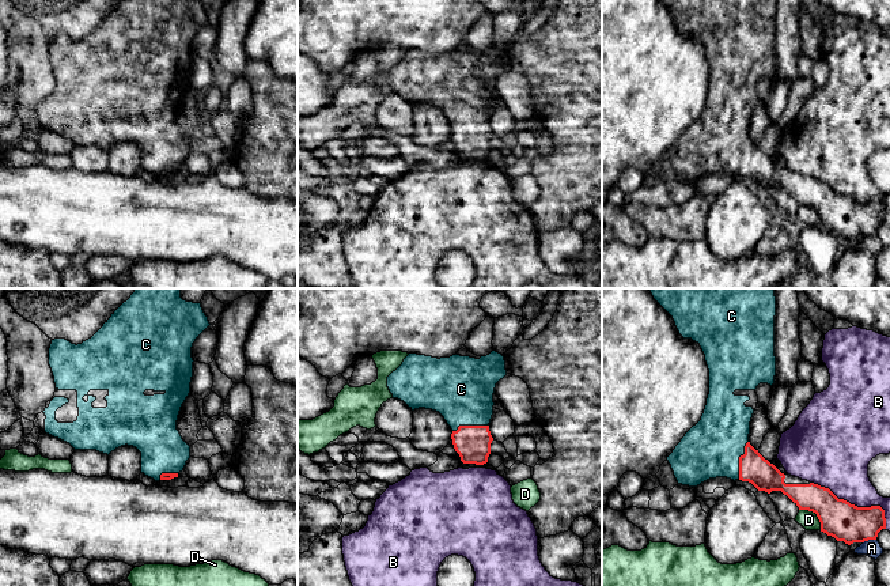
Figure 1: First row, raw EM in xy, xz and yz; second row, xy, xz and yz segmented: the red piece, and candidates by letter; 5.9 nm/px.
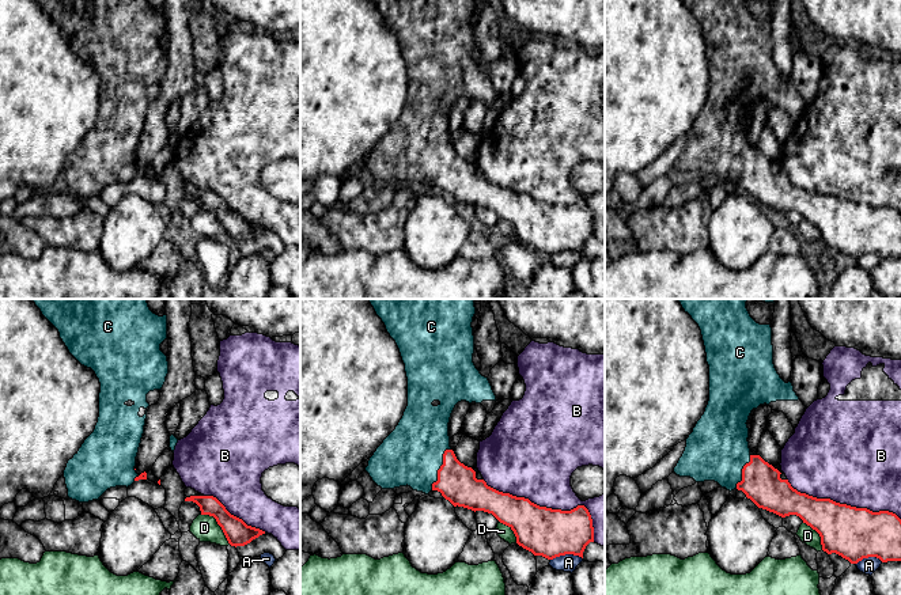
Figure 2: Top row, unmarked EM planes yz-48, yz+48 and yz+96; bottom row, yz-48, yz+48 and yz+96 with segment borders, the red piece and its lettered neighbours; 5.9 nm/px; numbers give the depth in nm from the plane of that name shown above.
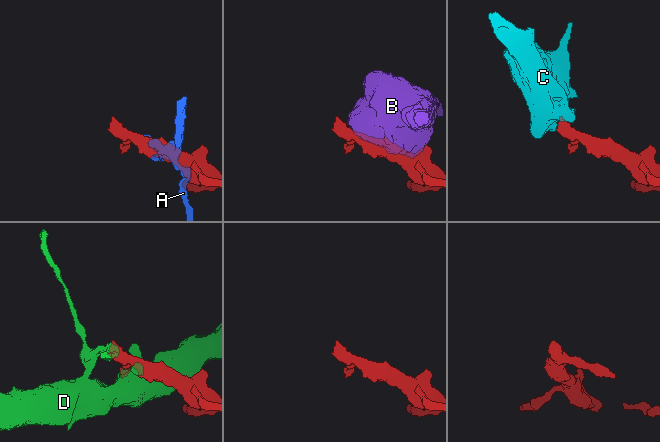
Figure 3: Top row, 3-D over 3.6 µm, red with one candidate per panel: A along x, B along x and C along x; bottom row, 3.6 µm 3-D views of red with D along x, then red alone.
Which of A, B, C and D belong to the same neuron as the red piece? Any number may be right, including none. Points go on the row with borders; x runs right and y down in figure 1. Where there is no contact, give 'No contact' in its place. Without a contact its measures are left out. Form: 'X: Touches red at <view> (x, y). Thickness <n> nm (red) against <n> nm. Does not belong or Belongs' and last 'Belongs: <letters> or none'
A: Touches red at yz (868, 539). Thickness 220 nm (red) against 100 nm. Does not belong
B: Touches red at yz (856, 506). Thickness 220 nm (red) against 300 nm. Does not belong
C: Touches red at yz (739, 460). Thickness 170 nm (red) against 340 nm. Belongs
D: Touches red at yz (815, 513). Thickness 220 nm (red) against 110 nm. Does not belong
Belongs: C

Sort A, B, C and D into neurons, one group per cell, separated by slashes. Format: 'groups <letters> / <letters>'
groups A / B / C / D

